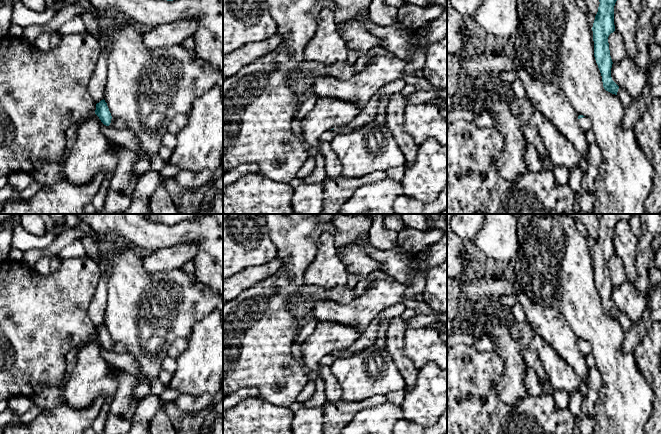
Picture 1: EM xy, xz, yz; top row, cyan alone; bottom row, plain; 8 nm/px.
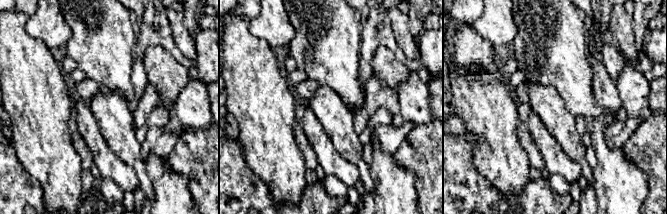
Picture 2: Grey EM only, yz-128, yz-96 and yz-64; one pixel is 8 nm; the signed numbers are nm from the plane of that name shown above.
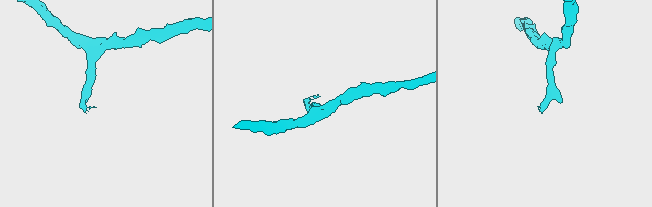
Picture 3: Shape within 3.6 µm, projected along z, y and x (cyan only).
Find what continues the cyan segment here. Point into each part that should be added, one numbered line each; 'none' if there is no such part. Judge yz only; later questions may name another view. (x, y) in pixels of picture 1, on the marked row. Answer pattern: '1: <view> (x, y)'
1: yz (584, 122)

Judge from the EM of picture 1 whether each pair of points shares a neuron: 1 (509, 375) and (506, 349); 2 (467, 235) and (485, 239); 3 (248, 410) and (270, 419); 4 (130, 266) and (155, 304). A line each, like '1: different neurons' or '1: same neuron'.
1: same neuron
2: different neurons
3: same neuron
4: same neuron

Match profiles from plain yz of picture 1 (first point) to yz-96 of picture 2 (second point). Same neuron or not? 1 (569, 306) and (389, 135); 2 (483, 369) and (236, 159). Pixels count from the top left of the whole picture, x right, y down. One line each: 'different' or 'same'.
1: different
2: same

